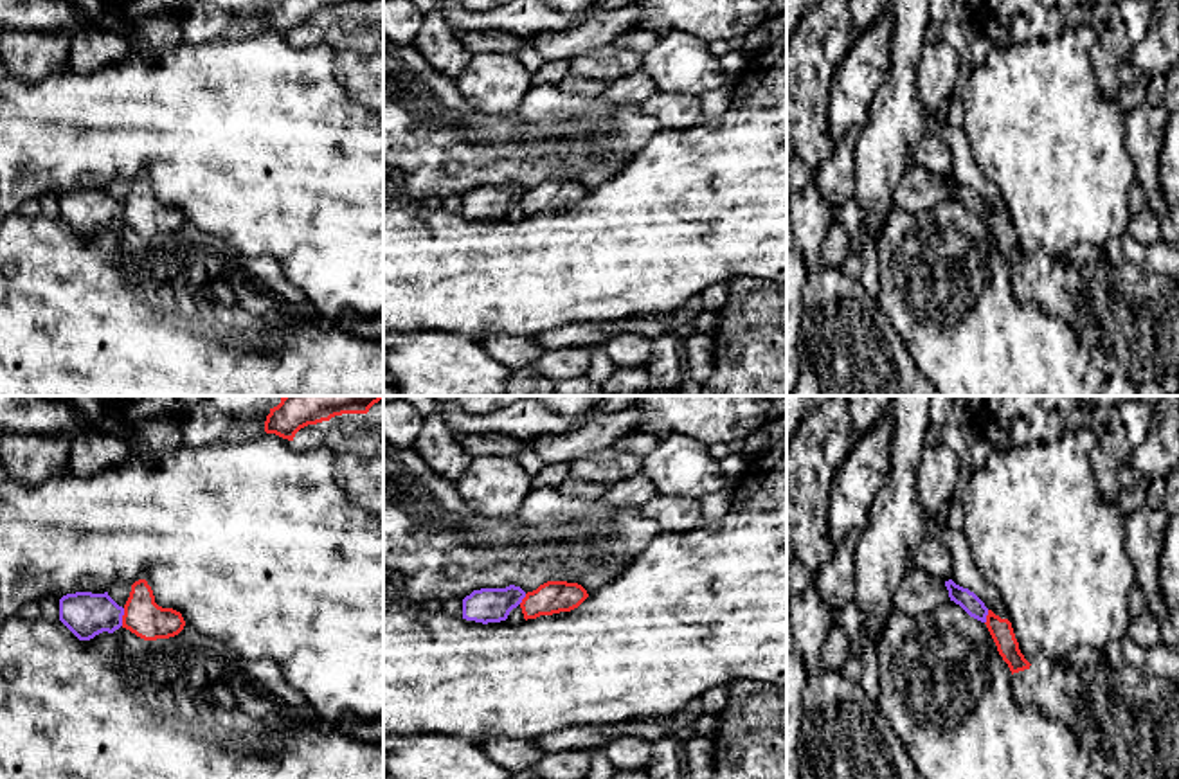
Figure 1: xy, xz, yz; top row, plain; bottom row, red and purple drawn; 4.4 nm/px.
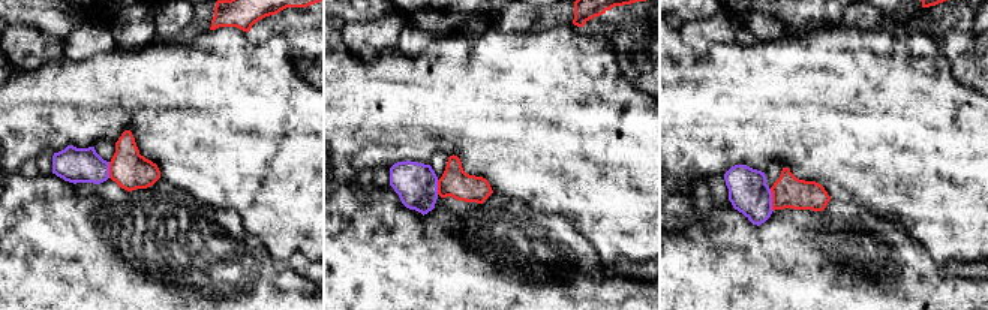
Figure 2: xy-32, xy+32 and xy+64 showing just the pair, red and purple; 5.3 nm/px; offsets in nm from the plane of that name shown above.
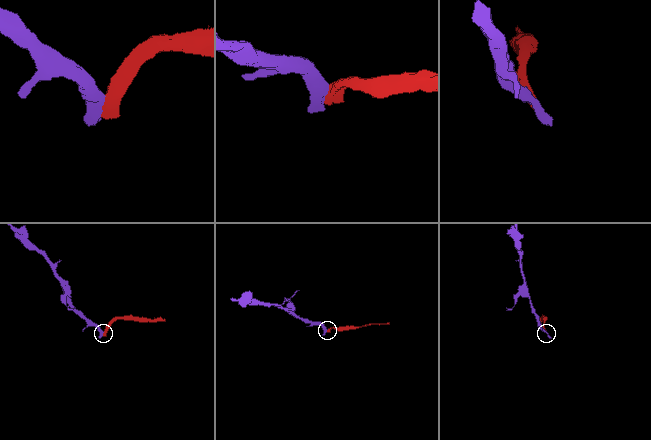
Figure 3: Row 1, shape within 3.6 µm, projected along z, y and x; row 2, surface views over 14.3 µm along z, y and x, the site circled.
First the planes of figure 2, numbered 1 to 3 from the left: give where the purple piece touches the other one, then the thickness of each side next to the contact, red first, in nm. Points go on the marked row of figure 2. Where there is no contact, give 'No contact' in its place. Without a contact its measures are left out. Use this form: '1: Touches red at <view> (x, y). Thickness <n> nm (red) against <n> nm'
1: Touches red at xy-32 (110, 169). Thickness 200 nm (red) against 190 nm
2: Touches red at xy+32 (438, 187). Thickness 160 nm (red) against 220 nm
3: Touches red at xy+64 (772, 199). Thickness 180 nm (red) against 220 nm

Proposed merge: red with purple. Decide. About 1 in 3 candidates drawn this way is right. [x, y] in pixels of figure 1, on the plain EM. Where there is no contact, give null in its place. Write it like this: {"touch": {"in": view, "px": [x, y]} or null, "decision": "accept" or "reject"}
{"touch": {"in": "xy", "px": [123, 214]}, "decision": "reject"}

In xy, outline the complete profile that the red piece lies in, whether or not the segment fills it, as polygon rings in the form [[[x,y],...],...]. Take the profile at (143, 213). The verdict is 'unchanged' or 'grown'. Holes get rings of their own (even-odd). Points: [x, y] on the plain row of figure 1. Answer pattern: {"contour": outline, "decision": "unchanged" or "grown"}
{"contour": [[[146,176],[131,182],[130,194],[124,201],[122,225],[144,237],[169,236],[178,232],[185,223],[180,209],[162,205]]], "decision": "unchanged"}

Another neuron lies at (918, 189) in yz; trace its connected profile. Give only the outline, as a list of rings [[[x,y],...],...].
[[[914,164],[904,173],[893,194],[893,201],[898,210],[916,214],[936,207],[949,196],[945,178],[934,176],[922,166]]]

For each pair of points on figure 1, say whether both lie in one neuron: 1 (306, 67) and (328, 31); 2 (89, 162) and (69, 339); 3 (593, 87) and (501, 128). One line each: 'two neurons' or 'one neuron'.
1: two neurons
2: two neurons
3: two neurons

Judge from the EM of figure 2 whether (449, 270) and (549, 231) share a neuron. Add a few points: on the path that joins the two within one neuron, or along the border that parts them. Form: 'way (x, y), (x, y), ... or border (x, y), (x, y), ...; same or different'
way (474, 270), (523, 226); same

